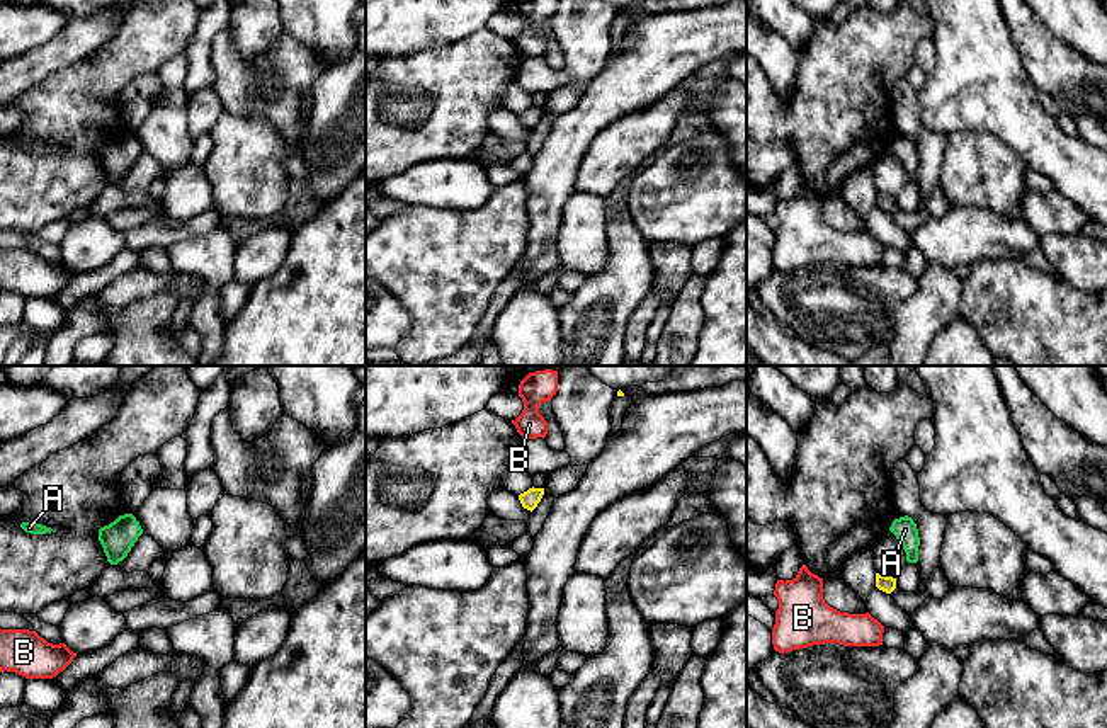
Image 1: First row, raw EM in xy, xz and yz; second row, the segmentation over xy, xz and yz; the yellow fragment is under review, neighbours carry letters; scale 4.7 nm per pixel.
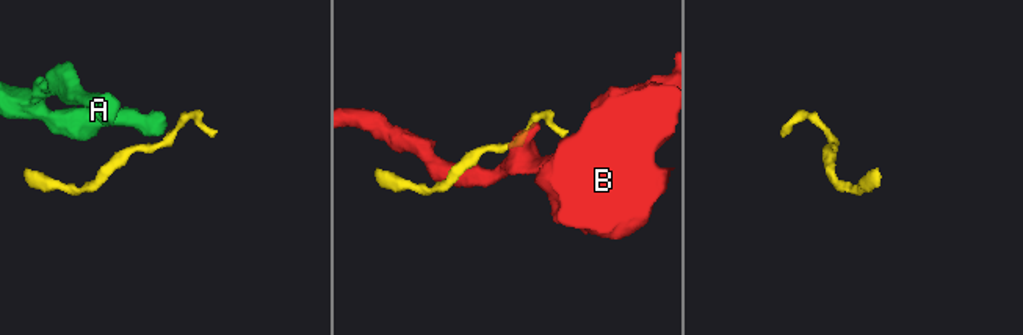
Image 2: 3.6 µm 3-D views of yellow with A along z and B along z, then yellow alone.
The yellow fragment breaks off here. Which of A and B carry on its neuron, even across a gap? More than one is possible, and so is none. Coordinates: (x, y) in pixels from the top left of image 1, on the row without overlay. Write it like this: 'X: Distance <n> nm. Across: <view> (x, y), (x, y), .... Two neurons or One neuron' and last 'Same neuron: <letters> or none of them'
A: Distance 100 nm. Across: yz (895, 198), (908, 181). Two neurons
B: Distance 130 nm. Across: yz (879, 208), (868, 232). Two neurons
Same neuron: none of them

